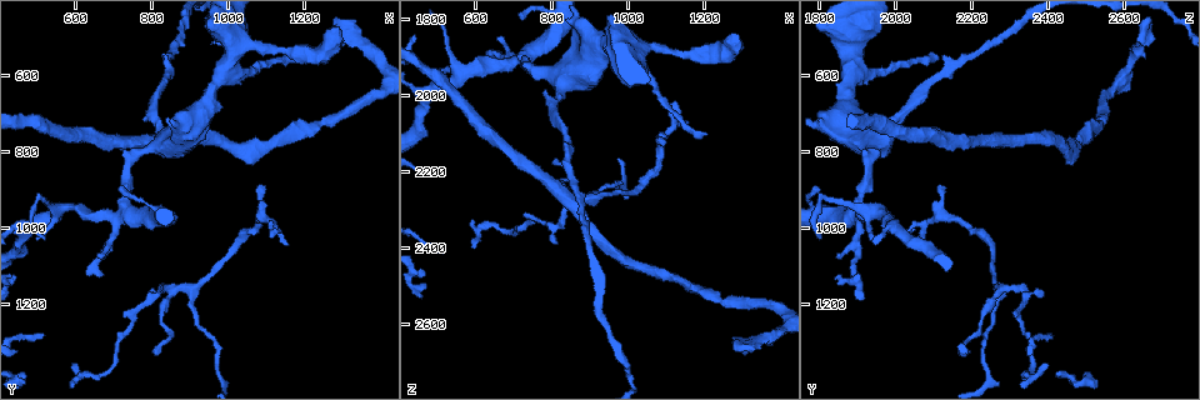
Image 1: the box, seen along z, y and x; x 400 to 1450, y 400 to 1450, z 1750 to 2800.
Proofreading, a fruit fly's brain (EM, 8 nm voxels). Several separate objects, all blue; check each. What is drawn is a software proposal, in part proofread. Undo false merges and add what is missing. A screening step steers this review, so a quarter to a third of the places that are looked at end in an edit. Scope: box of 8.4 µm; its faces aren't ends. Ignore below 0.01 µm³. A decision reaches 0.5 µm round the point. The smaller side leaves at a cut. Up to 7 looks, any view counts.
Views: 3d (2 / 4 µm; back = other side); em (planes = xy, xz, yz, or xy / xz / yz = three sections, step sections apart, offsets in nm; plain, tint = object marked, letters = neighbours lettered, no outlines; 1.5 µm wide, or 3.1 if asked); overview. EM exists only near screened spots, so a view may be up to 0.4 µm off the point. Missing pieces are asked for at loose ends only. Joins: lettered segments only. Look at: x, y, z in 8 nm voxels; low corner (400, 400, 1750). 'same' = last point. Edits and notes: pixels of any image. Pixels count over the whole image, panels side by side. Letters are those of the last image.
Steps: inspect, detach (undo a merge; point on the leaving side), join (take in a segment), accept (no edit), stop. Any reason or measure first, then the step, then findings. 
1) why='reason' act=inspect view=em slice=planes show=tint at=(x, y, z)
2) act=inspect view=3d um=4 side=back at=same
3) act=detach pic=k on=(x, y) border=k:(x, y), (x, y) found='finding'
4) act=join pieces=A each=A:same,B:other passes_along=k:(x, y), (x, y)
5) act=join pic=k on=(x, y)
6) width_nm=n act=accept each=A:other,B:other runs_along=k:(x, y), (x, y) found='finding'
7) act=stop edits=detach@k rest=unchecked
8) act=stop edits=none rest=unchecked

why='sharp bend' act=inspect view=em slice=xz step=4 show=tint at=(825, 1170, 2340)

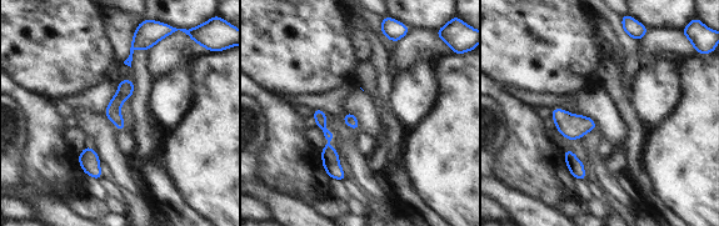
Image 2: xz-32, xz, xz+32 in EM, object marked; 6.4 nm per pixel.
why='another direction' act=inspect view=em slice=planes show=letters at=same

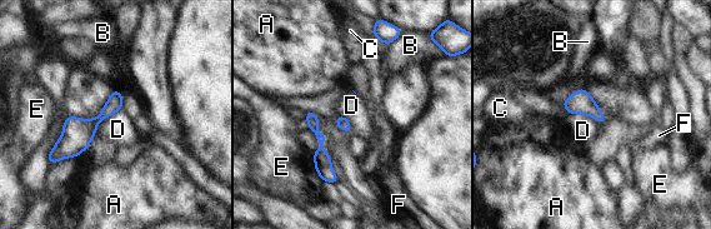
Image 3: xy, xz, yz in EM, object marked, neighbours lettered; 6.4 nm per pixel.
width_nm=80 longest_contact=D:280nm act=accept each=A:other,B:other,C:other,D:other,E:other,F:other found='all the same cell'

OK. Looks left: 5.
why='branch stops here' act=inspect view=3d um=2 at=(490, 1030, 1935)

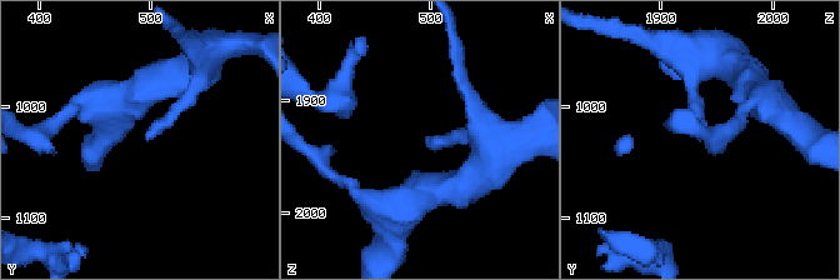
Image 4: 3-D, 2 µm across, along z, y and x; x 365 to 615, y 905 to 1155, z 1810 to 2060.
why='shape alone is not enough' act=inspect view=em slice=xz step=4 show=letters at=(492, 1028, 1932)

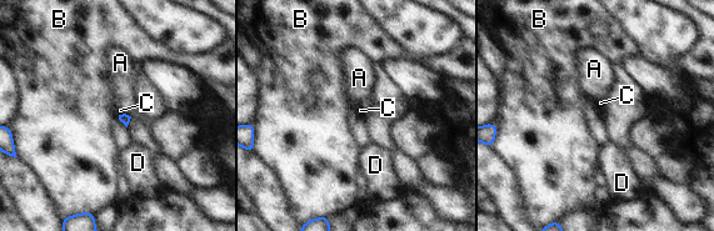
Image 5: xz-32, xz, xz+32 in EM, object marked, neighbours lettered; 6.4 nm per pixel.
act=inspect view=em slice=planes show=letters at=same

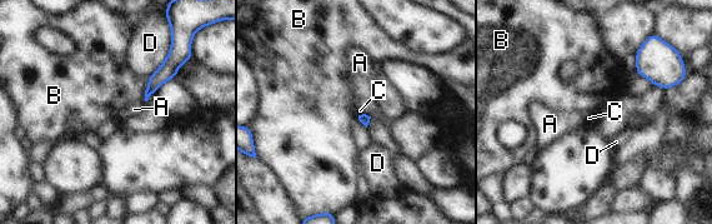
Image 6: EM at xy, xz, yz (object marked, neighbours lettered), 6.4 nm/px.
act=accept each=A:other,B:other,C:other,D:other border=6:(149, 79), (144, 100) found='no lettered segment goes on from it'

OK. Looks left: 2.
act=stop edits=none rest=unchecked

